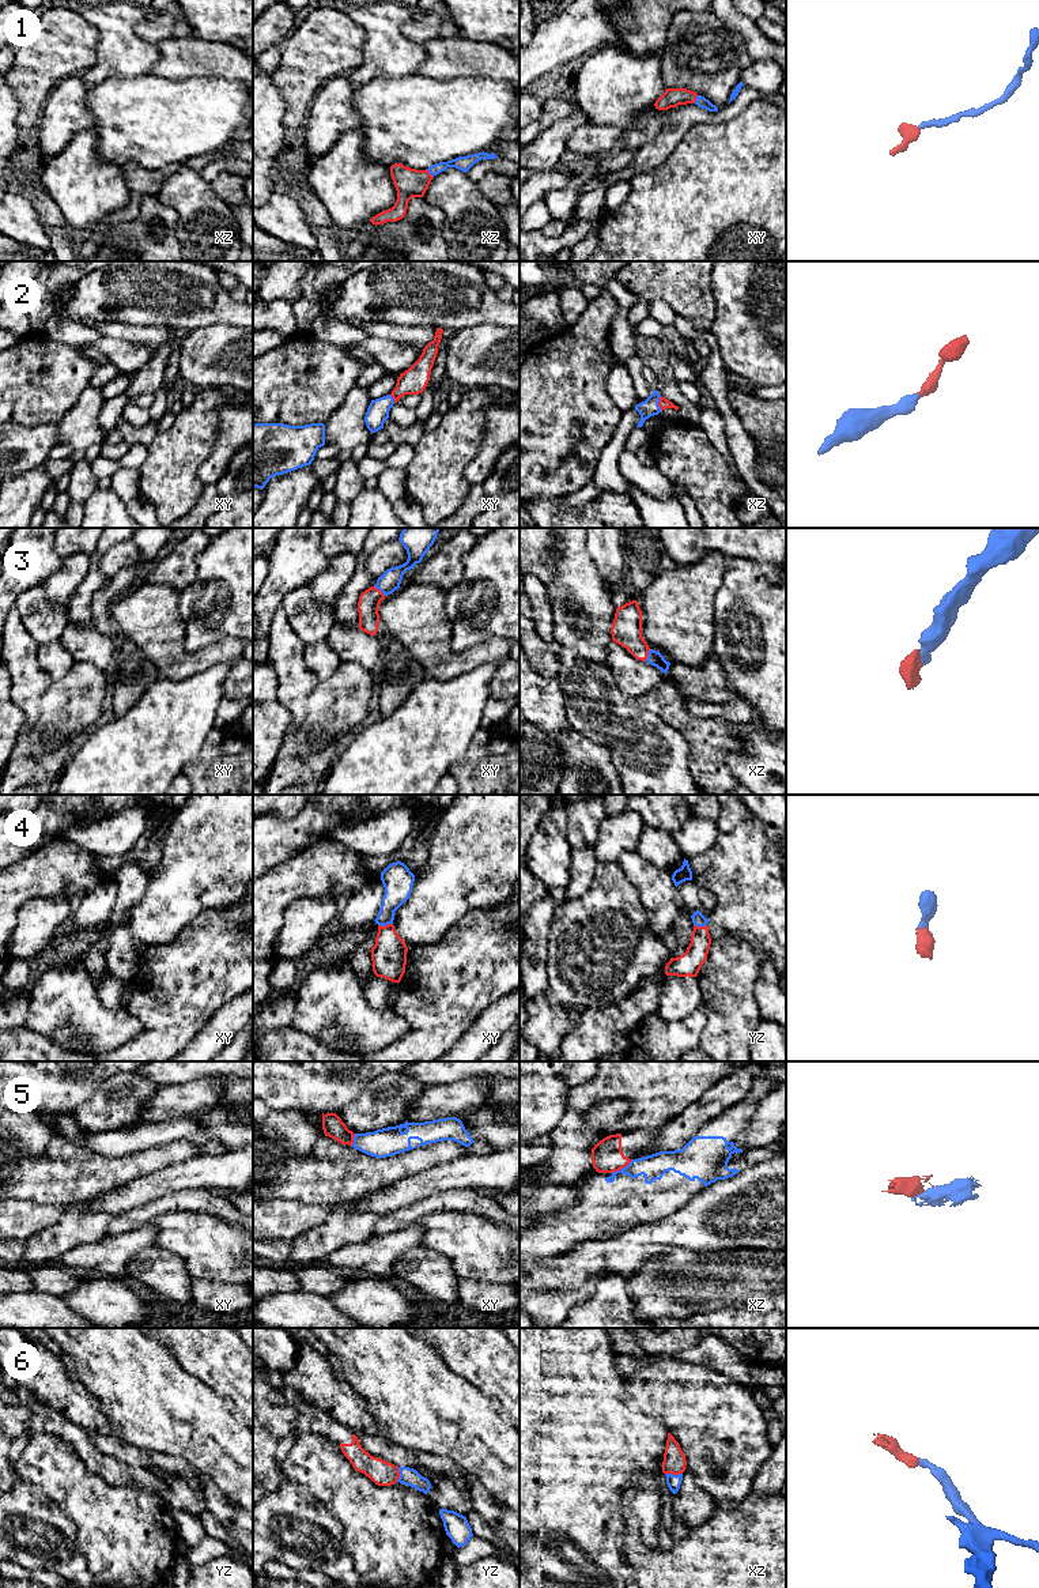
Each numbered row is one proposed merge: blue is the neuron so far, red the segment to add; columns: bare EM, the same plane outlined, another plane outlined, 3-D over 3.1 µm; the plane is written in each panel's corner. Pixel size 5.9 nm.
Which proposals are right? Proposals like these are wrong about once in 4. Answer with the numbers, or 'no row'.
1, 2, 3, 4, 6

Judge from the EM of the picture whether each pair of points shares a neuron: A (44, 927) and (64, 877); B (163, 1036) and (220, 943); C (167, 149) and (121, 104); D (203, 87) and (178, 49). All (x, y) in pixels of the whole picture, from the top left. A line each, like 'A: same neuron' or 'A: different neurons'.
A: different neurons
B: same neuron
C: same neuron
D: different neurons

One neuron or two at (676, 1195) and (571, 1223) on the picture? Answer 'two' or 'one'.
one

